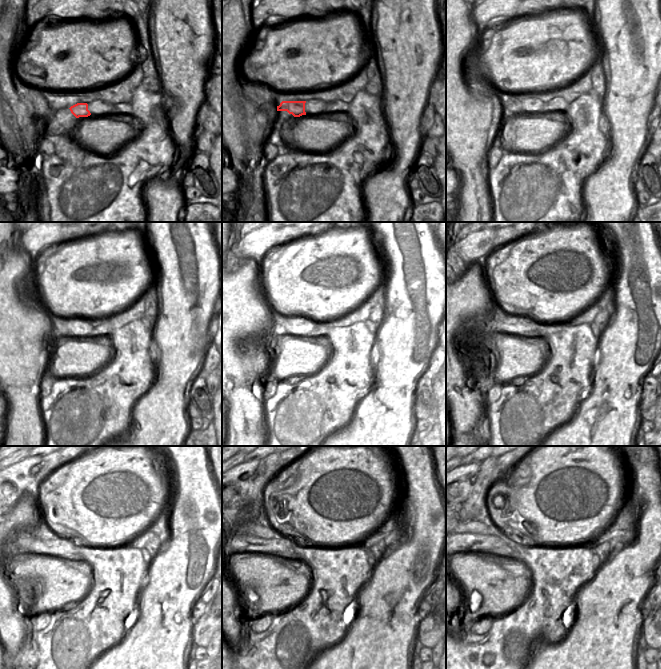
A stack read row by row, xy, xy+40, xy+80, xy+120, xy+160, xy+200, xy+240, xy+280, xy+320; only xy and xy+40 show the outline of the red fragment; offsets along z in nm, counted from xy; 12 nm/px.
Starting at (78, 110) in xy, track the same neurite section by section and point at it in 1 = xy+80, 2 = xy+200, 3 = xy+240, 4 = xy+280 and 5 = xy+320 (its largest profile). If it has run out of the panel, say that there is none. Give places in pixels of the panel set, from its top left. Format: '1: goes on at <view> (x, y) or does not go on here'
1: goes on at xy+80 (511, 104)
2: goes on at xy+200 (492, 309)
3: goes on at xy+240 (39, 530)
4: goes on at xy+280 (260, 528)
5: goes on at xy+320 (477, 527)

